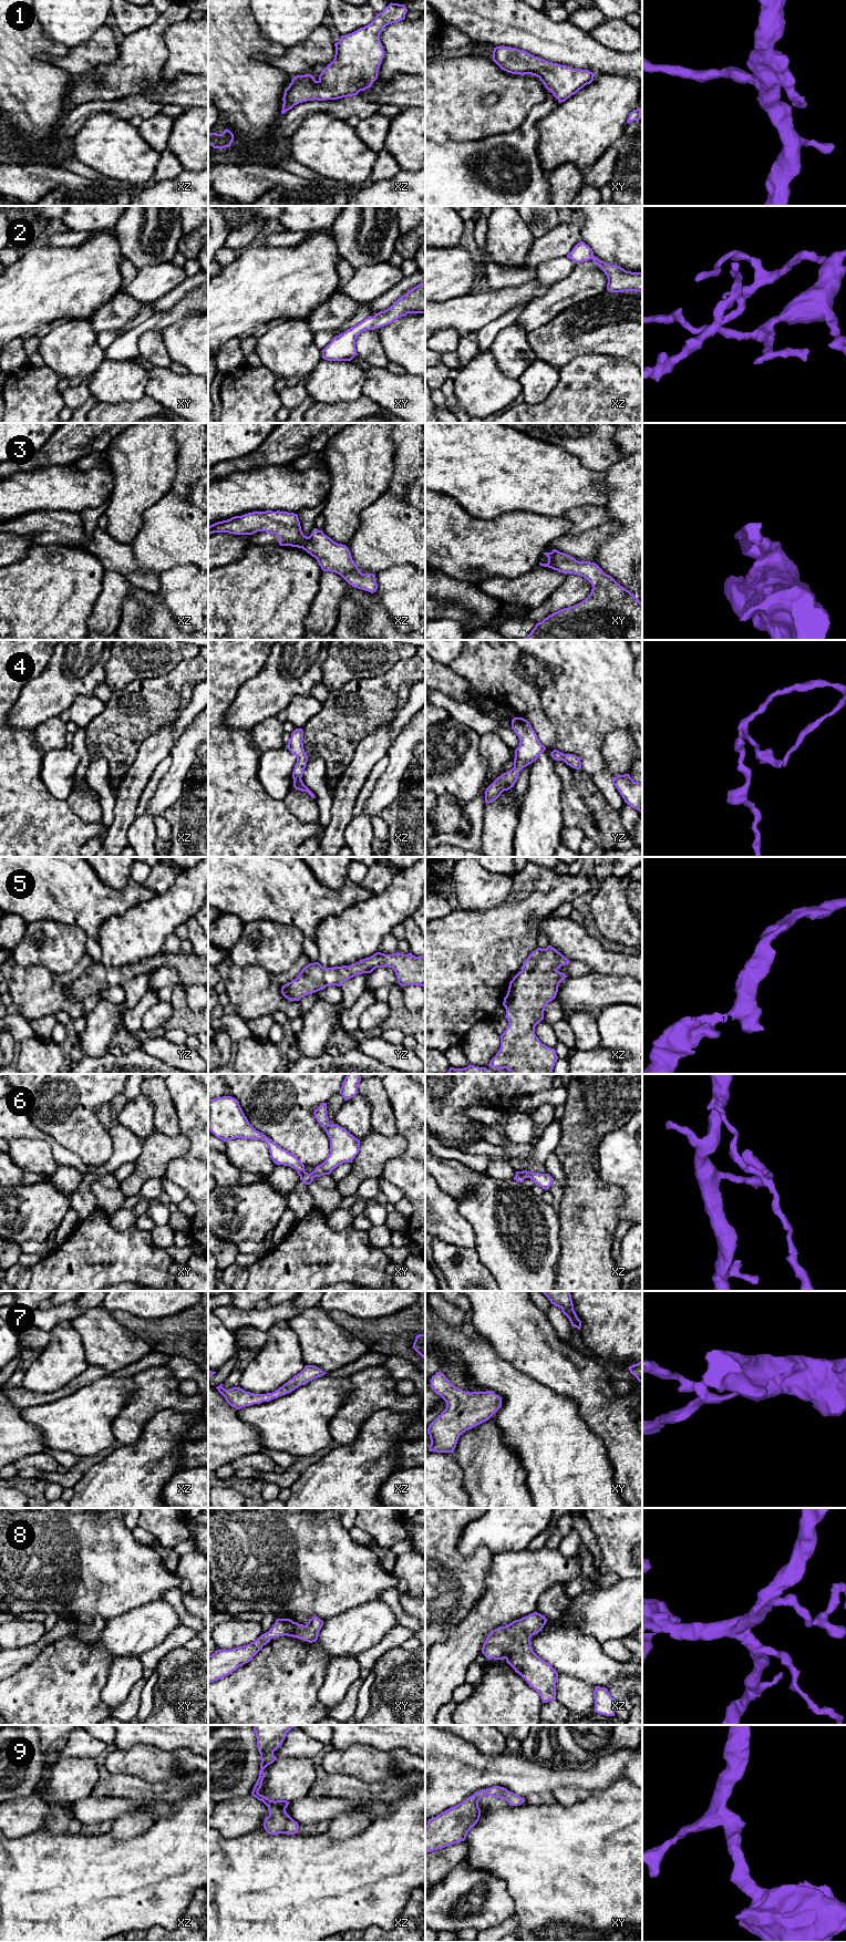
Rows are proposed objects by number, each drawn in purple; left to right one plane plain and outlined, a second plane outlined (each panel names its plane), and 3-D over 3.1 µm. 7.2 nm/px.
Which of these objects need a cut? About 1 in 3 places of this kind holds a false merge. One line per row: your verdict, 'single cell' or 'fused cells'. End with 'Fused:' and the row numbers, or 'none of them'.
1: single cell
2: single cell
3: single cell
4: single cell
5: single cell
6: fused cells
7: single cell
8: single cell
9: single cell
Fused: 6

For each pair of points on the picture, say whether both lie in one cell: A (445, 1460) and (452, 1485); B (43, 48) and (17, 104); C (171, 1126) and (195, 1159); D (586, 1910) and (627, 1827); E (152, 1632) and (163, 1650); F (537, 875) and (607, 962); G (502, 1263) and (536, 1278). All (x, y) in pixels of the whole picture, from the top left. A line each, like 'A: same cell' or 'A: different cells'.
A: same cell
B: same cell
C: different cells
D: same cell
E: different cells
F: different cells
G: same cell

